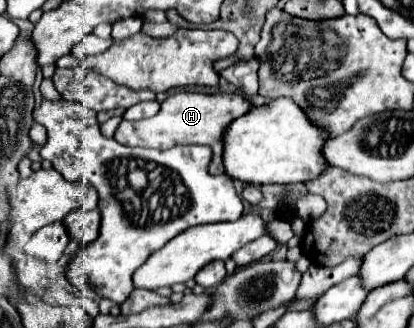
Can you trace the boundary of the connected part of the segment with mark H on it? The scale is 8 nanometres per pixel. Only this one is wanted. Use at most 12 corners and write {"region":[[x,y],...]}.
{"region":[[170,95],[150,119],[122,121],[128,147],[208,145],[224,173],[220,135],[250,109],[242,95]]}

